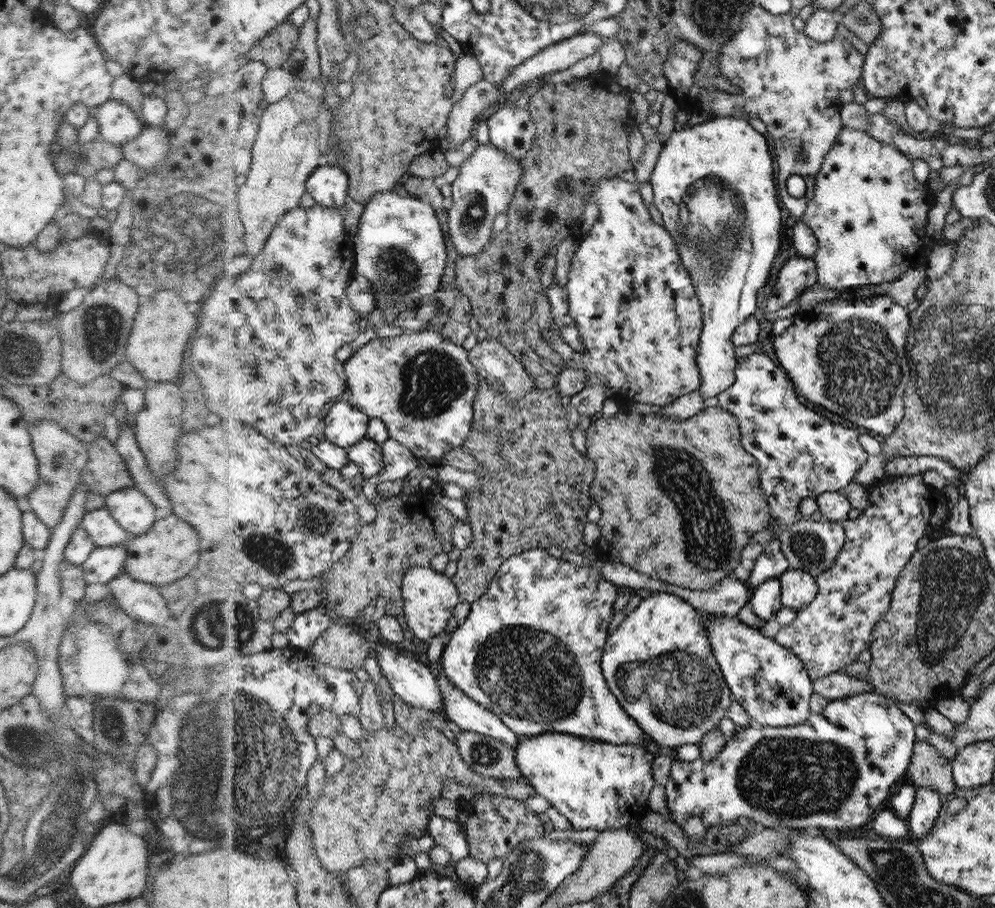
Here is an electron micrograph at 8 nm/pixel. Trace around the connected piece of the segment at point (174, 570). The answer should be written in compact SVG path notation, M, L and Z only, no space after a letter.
M174 513L162 519L155 519L154 525L127 545L127 556L124 560L126 572L134 580L162 586L182 577L196 573L199 562L200 538L196 529L188 522L180 520Z

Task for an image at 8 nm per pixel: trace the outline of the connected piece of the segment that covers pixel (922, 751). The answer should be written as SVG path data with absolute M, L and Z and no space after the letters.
M916 740L907 773L908 779L917 788L935 791L942 797L949 796L957 788L950 760L936 751L930 742Z

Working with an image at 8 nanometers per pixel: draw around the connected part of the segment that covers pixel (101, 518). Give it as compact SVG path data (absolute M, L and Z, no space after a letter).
M106 506L84 513L81 525L86 529L86 532L93 538L93 543L96 547L104 546L122 546L128 540L129 532L124 530L118 524L118 521L111 515L111 512Z

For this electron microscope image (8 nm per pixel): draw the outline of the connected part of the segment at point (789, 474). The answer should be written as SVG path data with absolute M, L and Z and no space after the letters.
M763 352L740 358L735 370L735 384L718 395L719 406L737 416L742 430L742 443L758 460L759 482L771 507L774 535L763 545L749 581L751 589L764 581L779 577L790 568L787 555L778 541L784 526L802 520L798 506L804 498L839 492L850 485L863 465L866 452L858 444L856 428L850 430L818 414L798 400L795 386L787 371Z

